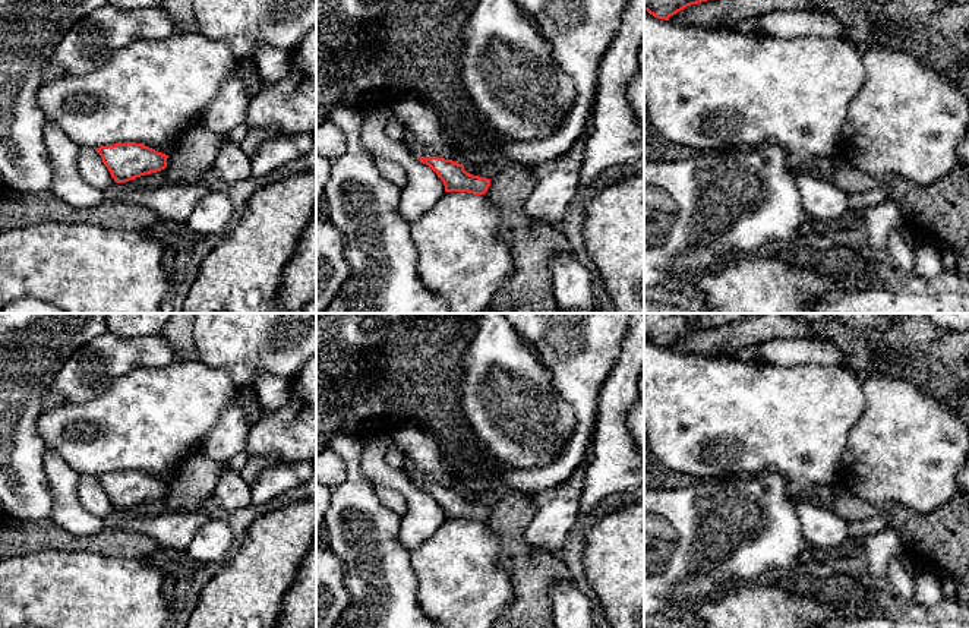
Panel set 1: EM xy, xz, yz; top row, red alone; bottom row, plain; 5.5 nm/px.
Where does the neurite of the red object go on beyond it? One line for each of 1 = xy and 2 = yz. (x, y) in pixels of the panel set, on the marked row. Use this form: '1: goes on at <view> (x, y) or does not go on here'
1: does not go on here
2: does not go on here

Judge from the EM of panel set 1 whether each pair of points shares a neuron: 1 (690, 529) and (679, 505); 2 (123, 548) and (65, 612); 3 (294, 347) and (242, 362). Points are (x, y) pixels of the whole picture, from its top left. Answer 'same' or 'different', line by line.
1: same
2: different
3: same

